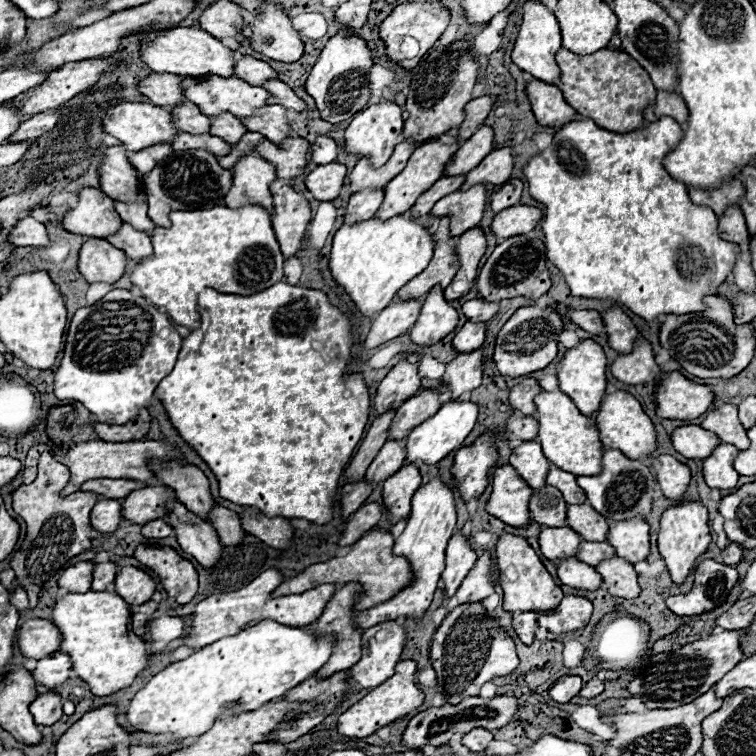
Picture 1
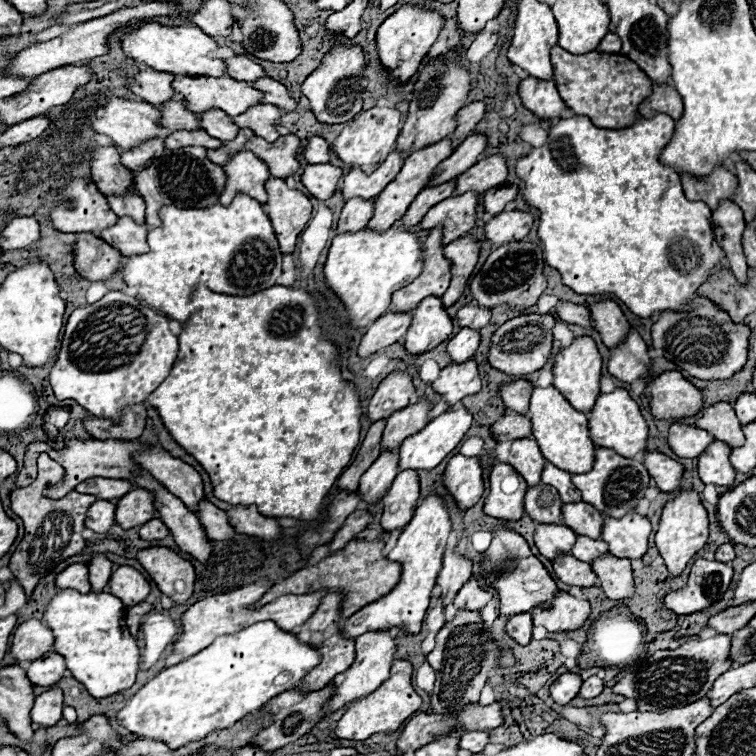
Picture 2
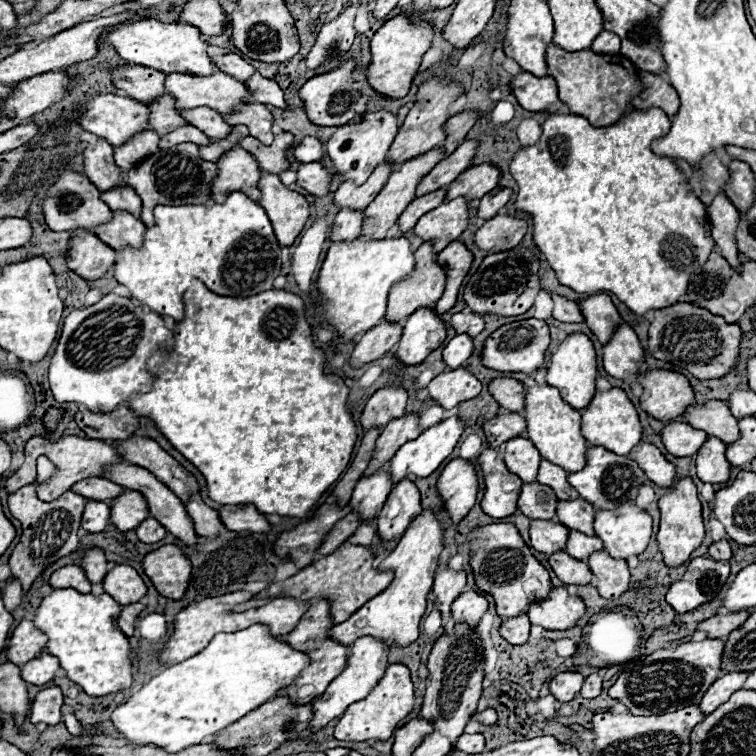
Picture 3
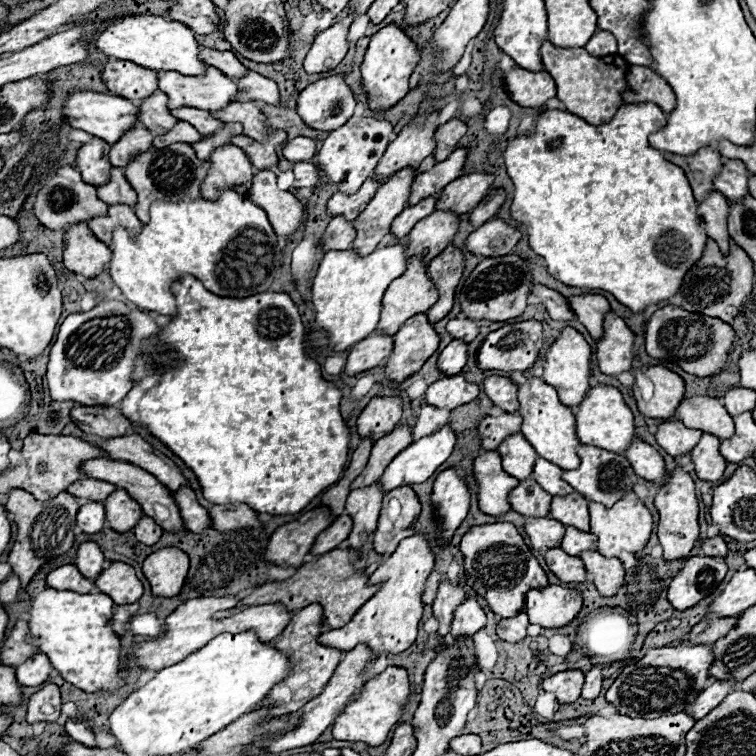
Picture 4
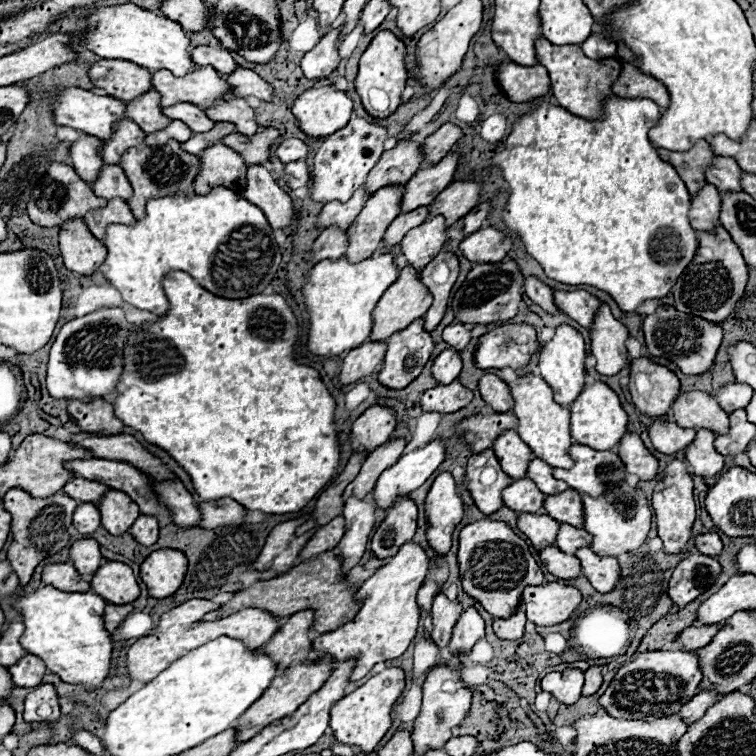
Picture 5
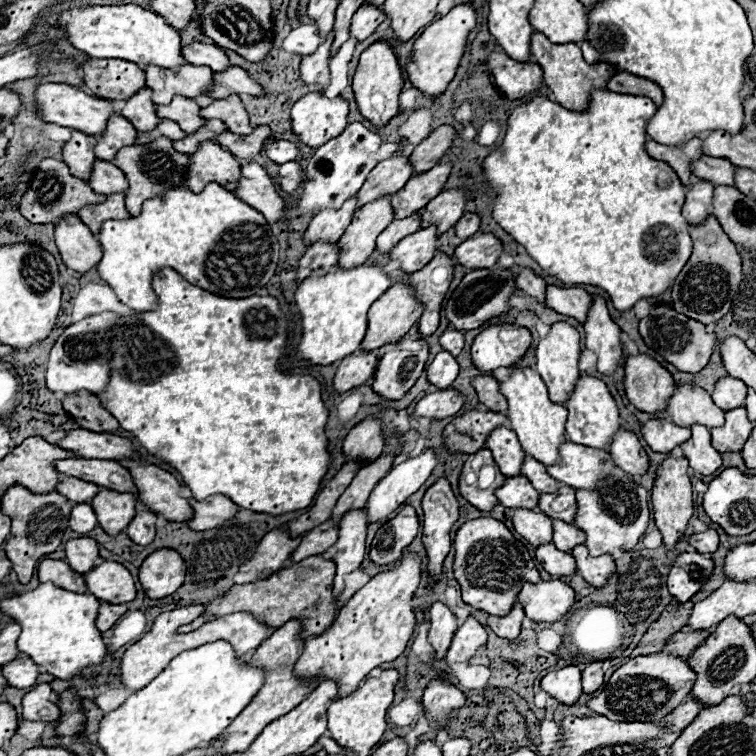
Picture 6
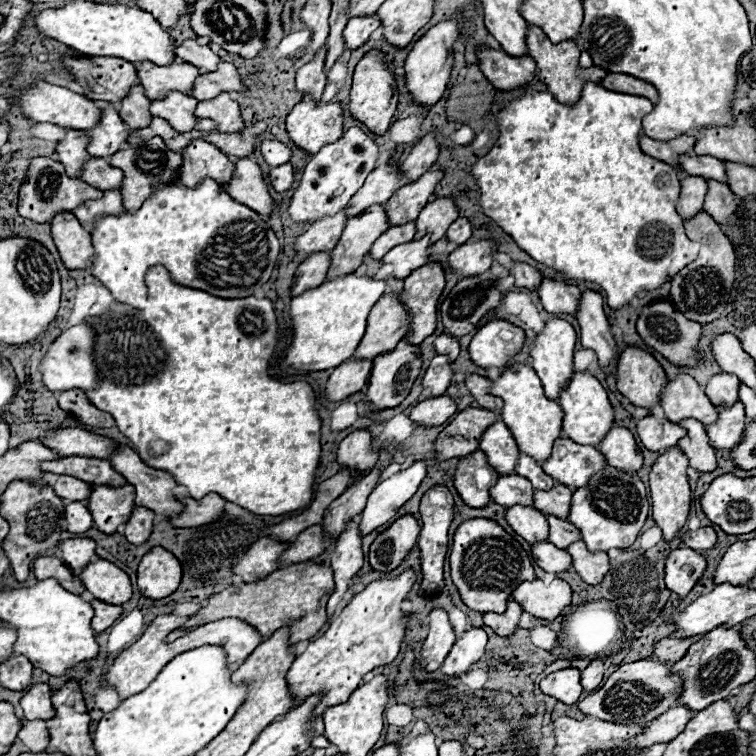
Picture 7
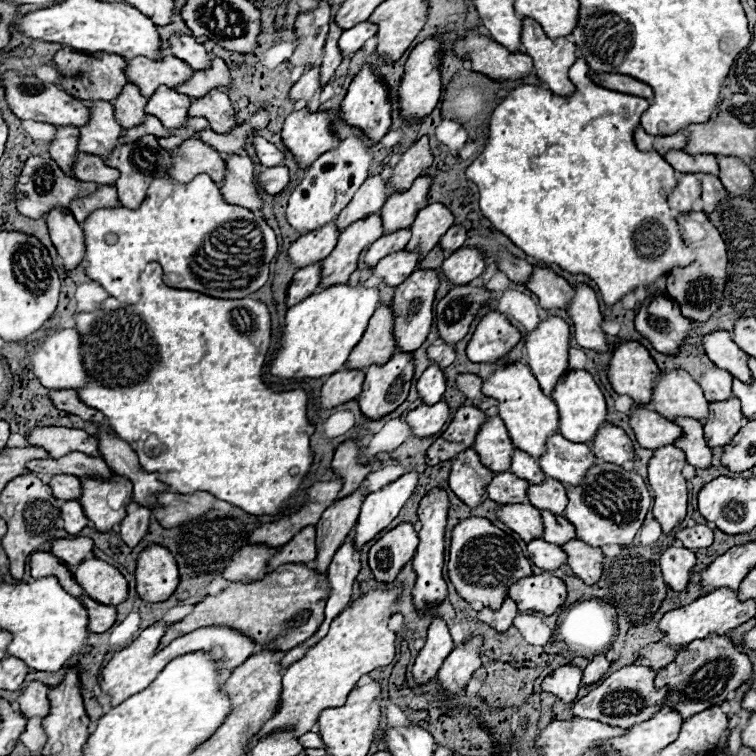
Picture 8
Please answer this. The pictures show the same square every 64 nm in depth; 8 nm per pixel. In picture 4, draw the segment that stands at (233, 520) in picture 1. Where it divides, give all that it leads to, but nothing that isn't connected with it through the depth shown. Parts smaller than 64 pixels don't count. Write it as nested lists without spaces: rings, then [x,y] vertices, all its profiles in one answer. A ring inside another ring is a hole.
[[[182,486],[178,492],[174,492],[174,498],[180,506],[180,514],[184,518],[184,526],[190,532],[204,532],[212,528],[212,520],[208,510],[198,502],[196,492],[188,486]]]

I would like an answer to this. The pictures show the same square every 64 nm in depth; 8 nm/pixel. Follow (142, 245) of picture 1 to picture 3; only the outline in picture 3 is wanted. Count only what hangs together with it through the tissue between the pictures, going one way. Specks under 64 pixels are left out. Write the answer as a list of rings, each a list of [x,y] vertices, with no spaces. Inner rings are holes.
[[[114,212],[114,218],[108,224],[102,224],[102,226],[94,228],[94,234],[102,242],[106,242],[110,248],[114,248],[114,250],[124,250],[126,246],[130,246],[130,248],[142,248],[144,232],[146,232],[146,226],[138,218],[134,218],[130,212]]]

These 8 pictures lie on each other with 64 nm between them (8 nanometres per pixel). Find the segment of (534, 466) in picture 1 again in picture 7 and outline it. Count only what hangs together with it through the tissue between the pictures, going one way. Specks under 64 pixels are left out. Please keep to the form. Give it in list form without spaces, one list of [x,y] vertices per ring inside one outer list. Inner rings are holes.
[[[502,420],[494,422],[484,432],[484,438],[480,440],[480,450],[486,452],[488,462],[500,474],[512,474],[512,468],[516,468],[516,456],[520,456],[516,440]]]

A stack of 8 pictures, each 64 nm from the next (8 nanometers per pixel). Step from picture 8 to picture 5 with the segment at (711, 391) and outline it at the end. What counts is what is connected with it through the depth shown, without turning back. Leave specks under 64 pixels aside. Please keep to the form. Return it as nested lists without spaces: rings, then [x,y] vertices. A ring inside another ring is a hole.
[[[736,382],[736,384],[722,386],[720,392],[716,394],[716,400],[728,414],[732,414],[732,412],[736,412],[736,408],[746,408],[752,400],[752,394],[754,394],[752,388]]]

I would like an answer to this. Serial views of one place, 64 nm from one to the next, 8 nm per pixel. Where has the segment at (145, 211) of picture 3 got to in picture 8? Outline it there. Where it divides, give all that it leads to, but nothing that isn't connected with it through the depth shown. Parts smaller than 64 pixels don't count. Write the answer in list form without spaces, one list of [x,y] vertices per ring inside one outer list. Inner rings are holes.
[[[144,136],[132,144],[122,144],[118,146],[112,154],[108,154],[104,158],[104,162],[112,168],[118,168],[120,170],[120,178],[116,182],[116,188],[118,188],[118,200],[120,200],[120,206],[124,208],[138,208],[144,198],[146,198],[146,190],[148,190],[148,184],[158,176],[158,178],[170,178],[168,170],[170,166],[174,164],[174,158],[168,150],[160,148],[156,136]]]

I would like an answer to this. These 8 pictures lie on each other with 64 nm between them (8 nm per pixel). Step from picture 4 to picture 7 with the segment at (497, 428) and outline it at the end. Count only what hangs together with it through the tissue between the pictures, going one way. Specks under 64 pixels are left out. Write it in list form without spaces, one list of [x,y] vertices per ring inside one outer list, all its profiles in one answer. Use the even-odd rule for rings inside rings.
[[[466,408],[440,432],[436,440],[436,458],[448,460],[454,456],[468,456],[478,450],[480,438],[488,426],[492,426],[500,416],[482,408]]]

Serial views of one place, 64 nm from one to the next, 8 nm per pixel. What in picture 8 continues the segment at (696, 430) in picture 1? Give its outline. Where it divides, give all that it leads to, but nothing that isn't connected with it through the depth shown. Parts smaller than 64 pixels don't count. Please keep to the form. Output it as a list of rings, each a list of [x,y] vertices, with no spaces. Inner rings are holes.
[[[636,410],[630,416],[630,426],[642,448],[656,450],[660,446],[674,444],[682,436],[682,428],[652,410]]]

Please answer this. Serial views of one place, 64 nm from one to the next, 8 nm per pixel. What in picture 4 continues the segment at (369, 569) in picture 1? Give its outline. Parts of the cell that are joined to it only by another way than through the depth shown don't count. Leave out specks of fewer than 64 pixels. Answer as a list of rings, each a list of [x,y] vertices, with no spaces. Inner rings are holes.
[[[336,548],[328,554],[322,554],[316,562],[308,562],[296,570],[292,578],[286,580],[274,580],[274,582],[264,582],[258,586],[252,594],[244,596],[238,606],[258,606],[258,604],[274,604],[280,602],[290,610],[300,610],[308,604],[322,604],[324,608],[324,626],[330,628],[340,628],[344,626],[362,606],[364,602],[378,592],[380,584],[368,584],[370,576],[366,570],[358,572],[356,560],[360,558],[360,552],[350,552],[348,548]]]

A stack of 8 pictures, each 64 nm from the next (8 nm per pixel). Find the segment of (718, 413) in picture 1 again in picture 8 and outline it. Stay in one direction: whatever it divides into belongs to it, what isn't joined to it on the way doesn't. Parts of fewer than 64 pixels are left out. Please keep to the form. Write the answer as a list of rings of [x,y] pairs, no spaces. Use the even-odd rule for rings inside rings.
[[[672,370],[668,374],[660,374],[660,380],[656,380],[652,404],[654,410],[668,420],[678,416],[706,420],[710,402],[688,372]]]

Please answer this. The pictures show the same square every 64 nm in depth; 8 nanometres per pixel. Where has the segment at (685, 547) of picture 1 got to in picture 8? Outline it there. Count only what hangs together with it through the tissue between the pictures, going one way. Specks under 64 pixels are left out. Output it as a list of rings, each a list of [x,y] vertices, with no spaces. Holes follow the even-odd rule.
[[[662,446],[654,450],[652,460],[648,462],[648,484],[650,484],[650,490],[654,492],[652,514],[660,522],[664,534],[670,534],[686,518],[688,488],[686,488],[686,478],[682,476],[684,466],[686,466],[684,452],[680,452],[680,448],[676,446]]]

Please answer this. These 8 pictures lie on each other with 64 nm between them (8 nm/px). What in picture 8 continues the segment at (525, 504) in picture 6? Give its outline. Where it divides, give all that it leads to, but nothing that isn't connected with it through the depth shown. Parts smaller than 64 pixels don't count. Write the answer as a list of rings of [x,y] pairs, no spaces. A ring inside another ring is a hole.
[[[498,472],[488,484],[488,498],[498,504],[520,504],[528,502],[528,482],[520,480],[512,472]]]

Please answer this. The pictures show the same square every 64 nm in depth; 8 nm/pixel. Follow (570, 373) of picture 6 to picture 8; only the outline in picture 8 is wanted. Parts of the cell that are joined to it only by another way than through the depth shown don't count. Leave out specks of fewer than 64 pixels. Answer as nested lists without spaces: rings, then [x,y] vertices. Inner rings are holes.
[[[548,318],[540,322],[526,338],[528,366],[538,378],[546,396],[552,396],[554,386],[568,372],[570,326],[562,318]]]

